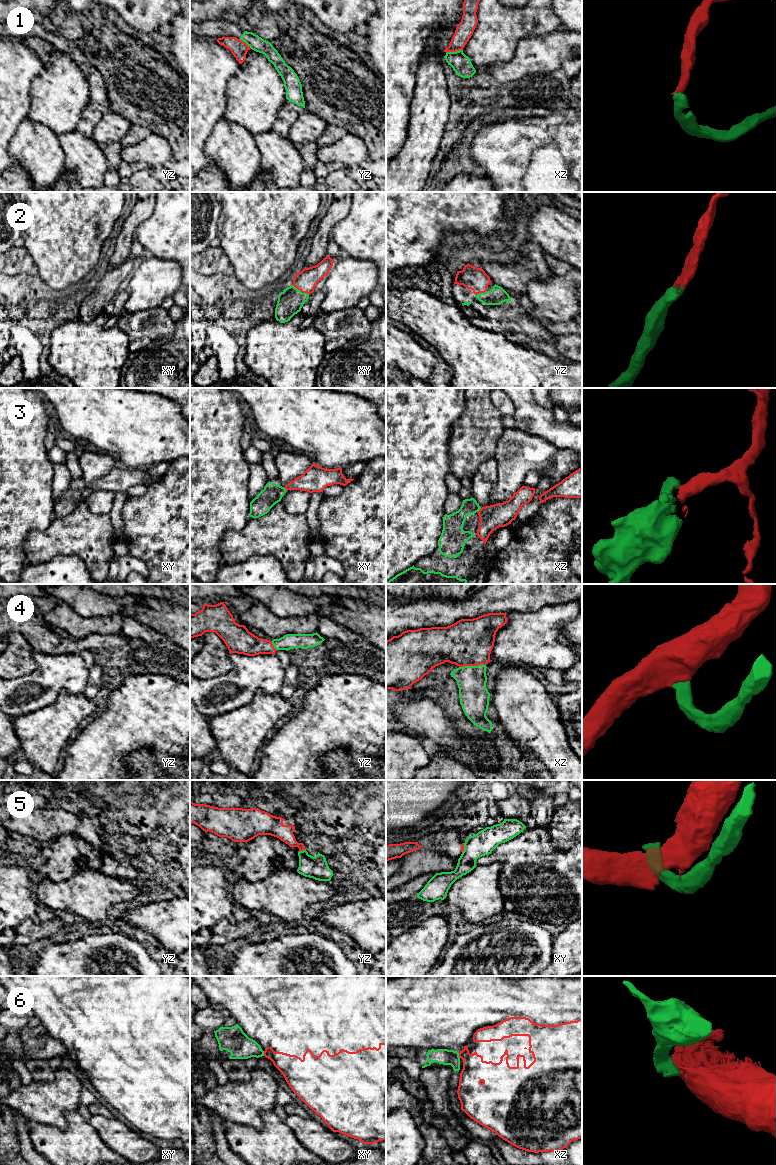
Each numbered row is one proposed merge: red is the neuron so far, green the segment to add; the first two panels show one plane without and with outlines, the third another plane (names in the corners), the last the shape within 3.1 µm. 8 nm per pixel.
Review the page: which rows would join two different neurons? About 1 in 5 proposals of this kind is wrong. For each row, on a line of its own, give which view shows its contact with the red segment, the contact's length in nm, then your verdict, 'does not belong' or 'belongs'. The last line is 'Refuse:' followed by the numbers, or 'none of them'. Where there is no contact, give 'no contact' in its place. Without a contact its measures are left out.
1: xz | 140 nm | does not belong
2: xy | 170 nm | belongs
3: xz | 50 nm | belongs
4: xz | 220 nm | belongs
5: yz | 70 nm | does not belong
6: xy | 40 nm | does not belong
Refuse: 1, 5, 6

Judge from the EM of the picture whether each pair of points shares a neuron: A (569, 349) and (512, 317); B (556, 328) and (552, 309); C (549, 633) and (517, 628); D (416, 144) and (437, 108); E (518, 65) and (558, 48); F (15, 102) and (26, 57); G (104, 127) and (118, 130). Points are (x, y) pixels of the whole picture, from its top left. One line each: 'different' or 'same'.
A: same
B: different
C: same
D: same
E: same
F: same
G: same

